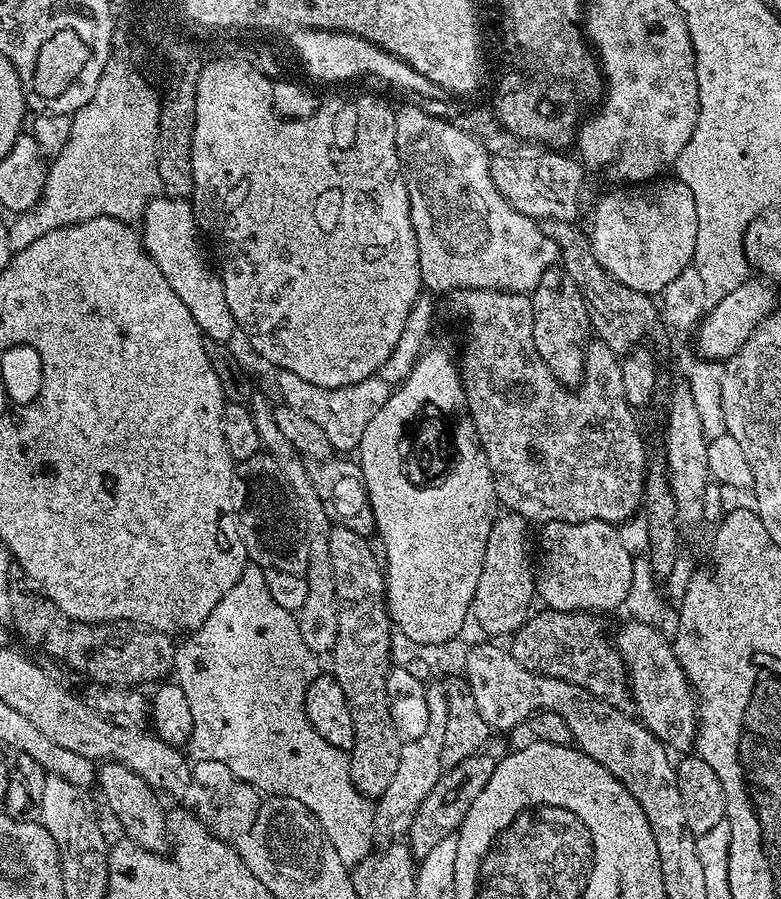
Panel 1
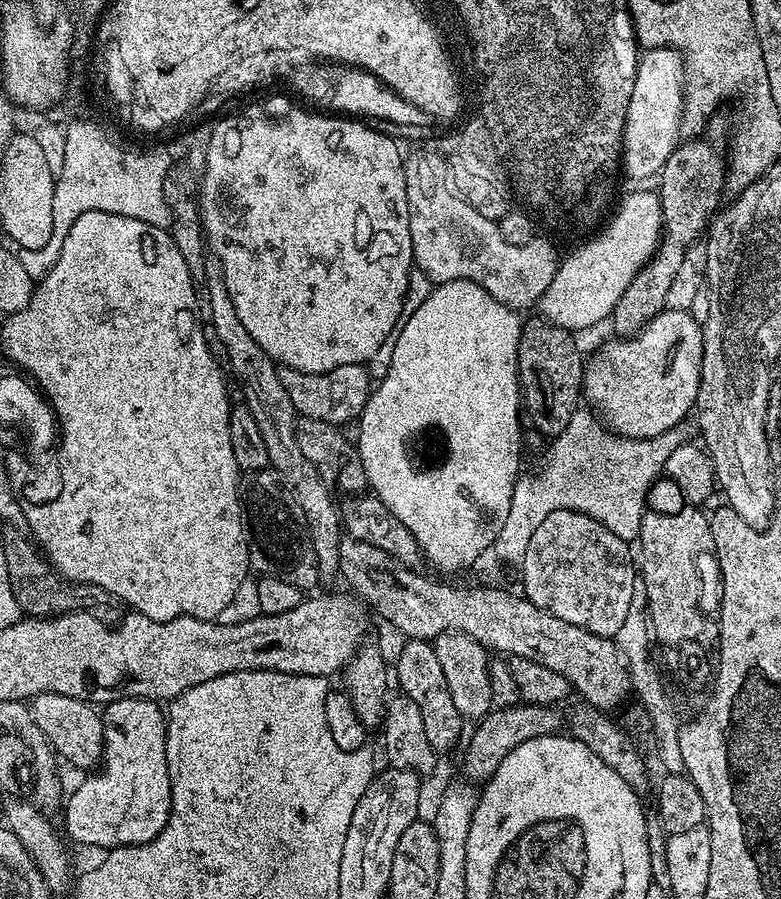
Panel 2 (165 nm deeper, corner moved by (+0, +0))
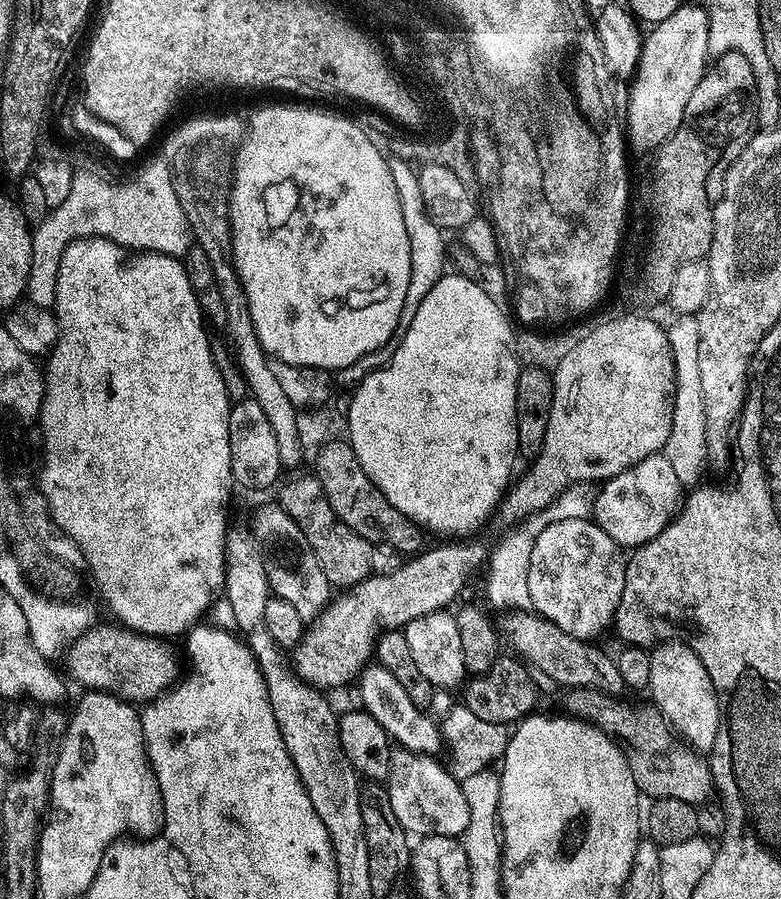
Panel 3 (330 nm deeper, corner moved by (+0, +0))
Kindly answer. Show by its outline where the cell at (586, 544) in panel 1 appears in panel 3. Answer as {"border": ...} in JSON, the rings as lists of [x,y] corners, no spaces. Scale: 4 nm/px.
{"border":[[[582,517],[566,518],[556,521],[542,530],[534,543],[534,550],[530,555],[530,568],[527,575],[529,586],[529,605],[539,615],[546,617],[554,626],[566,630],[579,640],[595,641],[604,631],[613,627],[616,611],[622,602],[622,594],[626,586],[626,570],[628,562],[625,549],[597,526],[595,519]]]}

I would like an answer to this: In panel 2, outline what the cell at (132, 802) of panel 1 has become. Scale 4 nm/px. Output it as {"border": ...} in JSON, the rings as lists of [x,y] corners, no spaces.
{"border":[[[43,692],[32,697],[30,707],[34,714],[34,726],[42,730],[52,745],[52,751],[63,763],[65,760],[76,768],[88,768],[84,770],[95,769],[101,763],[104,754],[104,723],[97,719],[97,709],[93,705],[66,694]]]}

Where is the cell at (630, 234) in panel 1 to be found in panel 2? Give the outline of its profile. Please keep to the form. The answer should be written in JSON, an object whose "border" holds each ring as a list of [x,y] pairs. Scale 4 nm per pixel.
{"border":[[[632,192],[616,208],[612,217],[607,217],[608,225],[597,236],[589,238],[585,244],[580,244],[569,256],[565,255],[556,269],[554,282],[546,290],[538,305],[539,315],[547,323],[564,328],[567,332],[579,334],[583,328],[592,328],[611,317],[614,306],[618,306],[618,298],[626,294],[626,286],[647,266],[649,260],[656,255],[664,234],[664,219],[659,195],[652,192]]]}

